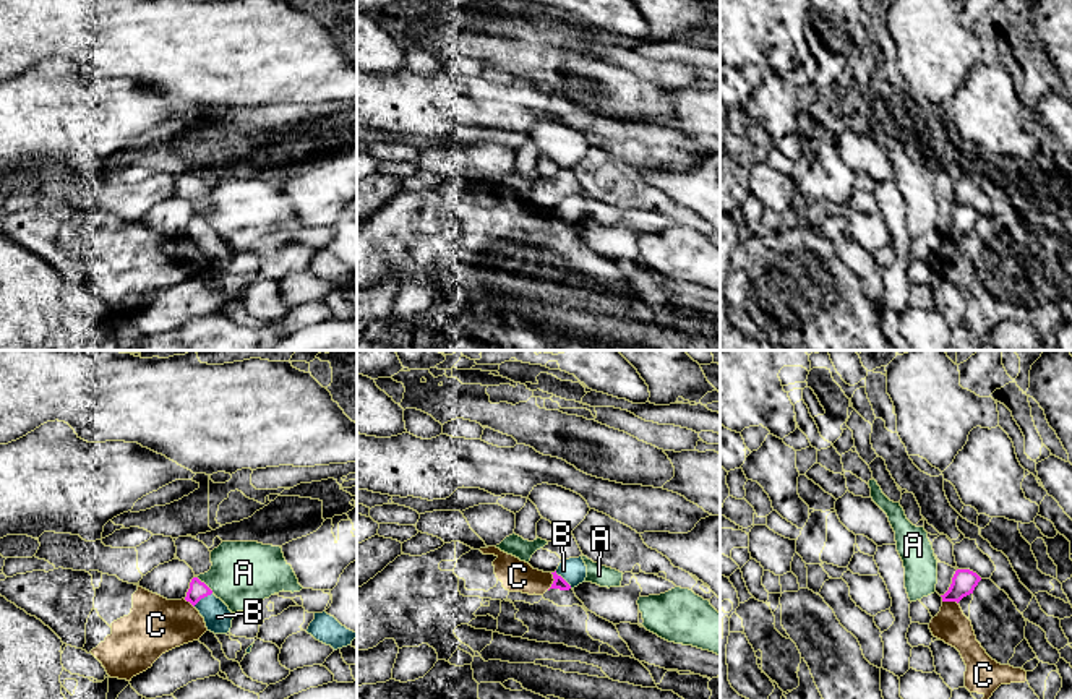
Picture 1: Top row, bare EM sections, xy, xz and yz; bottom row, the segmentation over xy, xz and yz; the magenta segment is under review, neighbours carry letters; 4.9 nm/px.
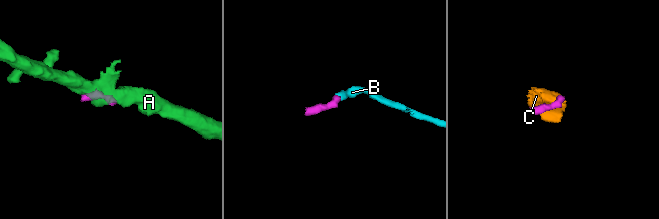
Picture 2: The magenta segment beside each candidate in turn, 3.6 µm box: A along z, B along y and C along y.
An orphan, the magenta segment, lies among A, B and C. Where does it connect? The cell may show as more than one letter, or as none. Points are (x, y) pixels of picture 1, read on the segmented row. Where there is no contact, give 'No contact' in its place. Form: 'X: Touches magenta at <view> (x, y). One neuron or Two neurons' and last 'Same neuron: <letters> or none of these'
A: Touches magenta at xy (205, 584). Two neurons
B: Touches magenta at xz (563, 579). One neuron
C: Touches magenta at xz (553, 581). Two neurons
Same neuron: B

